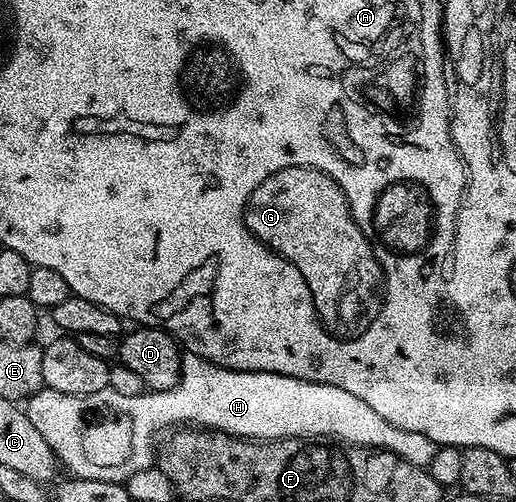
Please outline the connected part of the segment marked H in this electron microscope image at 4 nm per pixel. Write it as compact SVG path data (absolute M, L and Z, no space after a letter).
M193 354L183 355L182 373L176 382L176 386L172 386L163 392L151 392L147 390L139 394L136 398L128 398L124 394L116 394L116 390L108 387L100 390L96 394L77 396L76 394L60 394L60 390L52 390L44 386L38 393L25 401L24 411L28 419L32 422L32 426L36 426L36 430L40 430L40 434L44 434L44 442L48 442L48 446L52 446L54 455L58 457L61 467L63 469L67 468L67 473L70 476L100 478L104 482L125 482L129 480L132 474L151 467L156 460L156 444L154 448L154 439L158 435L161 437L163 433L173 429L175 426L201 426L211 430L227 432L230 436L240 436L243 440L283 440L289 436L292 438L329 438L331 441L341 442L342 444L358 444L361 448L383 448L385 452L396 454L400 458L404 458L408 463L419 466L428 466L432 462L436 447L431 440L424 438L424 434L416 434L412 430L400 430L400 426L392 426L392 422L384 422L384 418L380 418L380 414L376 414L376 410L372 410L372 406L367 406L362 399L356 398L356 394L348 394L348 390L340 390L340 386L317 384L311 380L297 380L291 376L281 376L275 372L237 372L231 368L222 368L218 364L208 362L204 358Z

